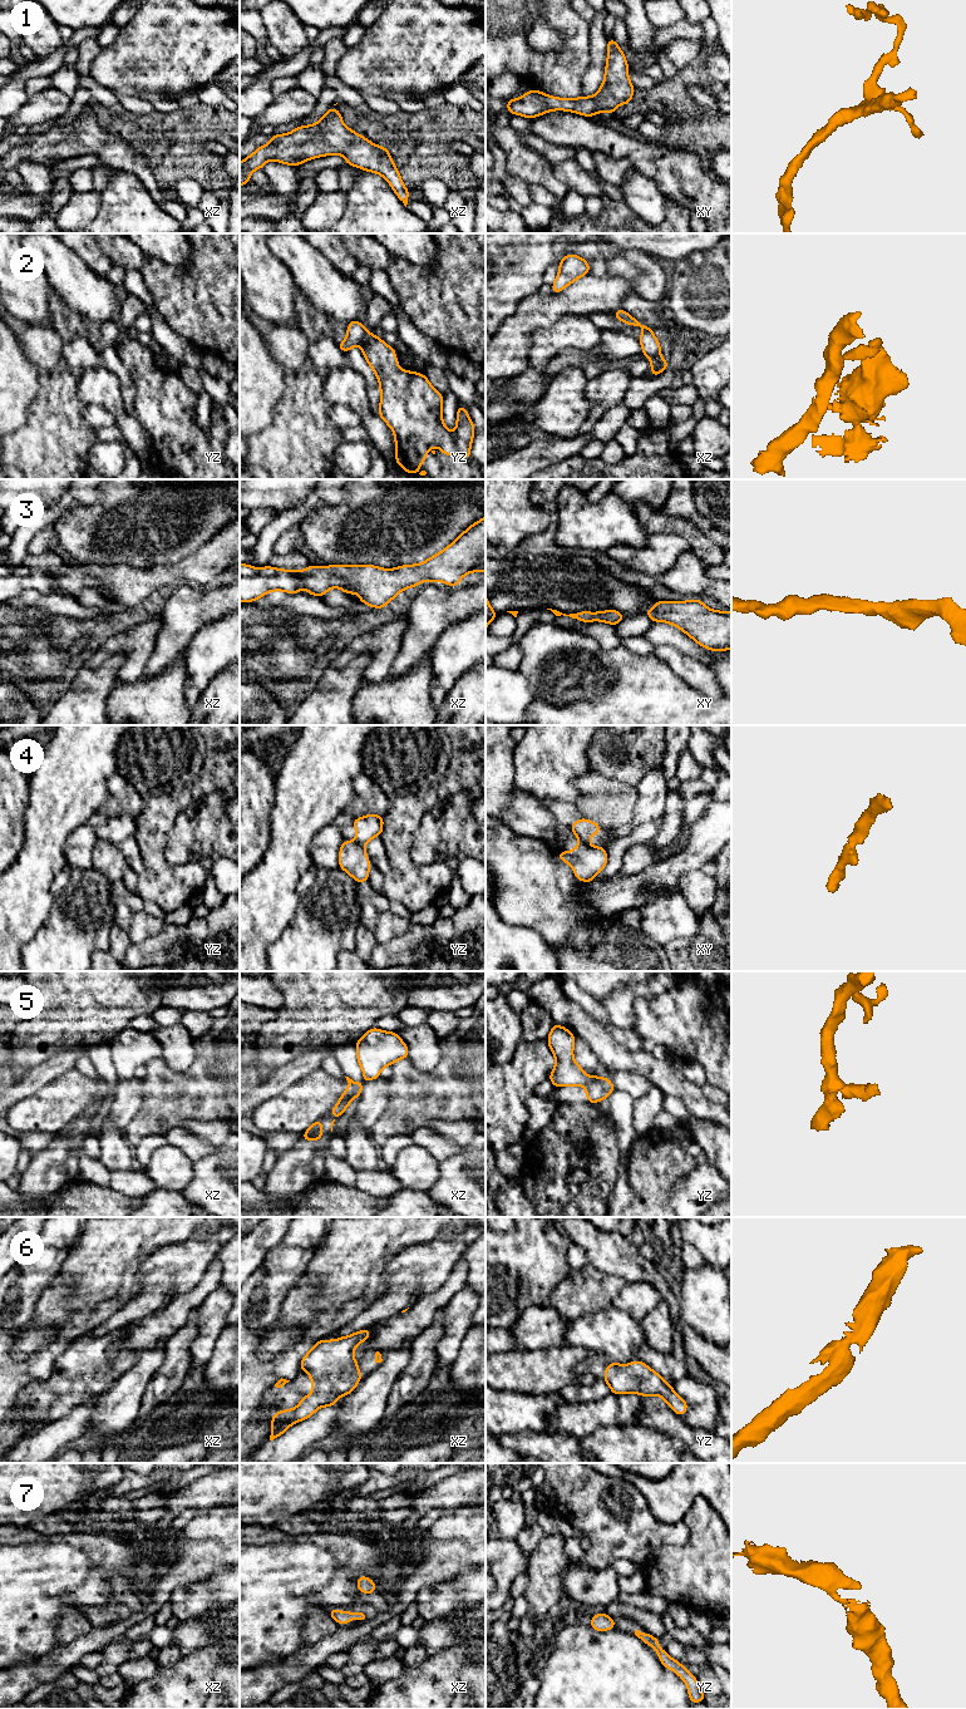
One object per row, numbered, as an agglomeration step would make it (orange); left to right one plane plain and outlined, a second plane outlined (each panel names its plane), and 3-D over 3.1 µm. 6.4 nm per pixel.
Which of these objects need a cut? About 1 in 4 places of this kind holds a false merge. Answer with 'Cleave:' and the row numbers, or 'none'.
Cleave: 2, 4, 5

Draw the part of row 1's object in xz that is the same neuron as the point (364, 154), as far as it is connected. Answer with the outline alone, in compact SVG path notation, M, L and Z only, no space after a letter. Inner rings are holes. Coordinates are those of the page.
M331 107L317 123L297 127L286 134L272 134L268 144L246 157L240 163L240 187L250 183L250 173L262 169L267 161L297 167L302 162L331 154L342 154L348 164L383 176L406 207L410 191L404 186L388 149L349 129L339 109Z

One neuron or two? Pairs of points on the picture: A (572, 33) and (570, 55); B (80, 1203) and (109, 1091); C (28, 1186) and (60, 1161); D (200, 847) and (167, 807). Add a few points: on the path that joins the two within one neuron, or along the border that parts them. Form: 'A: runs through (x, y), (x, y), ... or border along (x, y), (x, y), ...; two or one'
A: runs through (572, 38), (572, 50); one
B: border along (74, 1180), (58, 1190); two
C: runs through (35, 1185), (53, 1167); one
D: border along (183, 809), (177, 816), (164, 846); two

